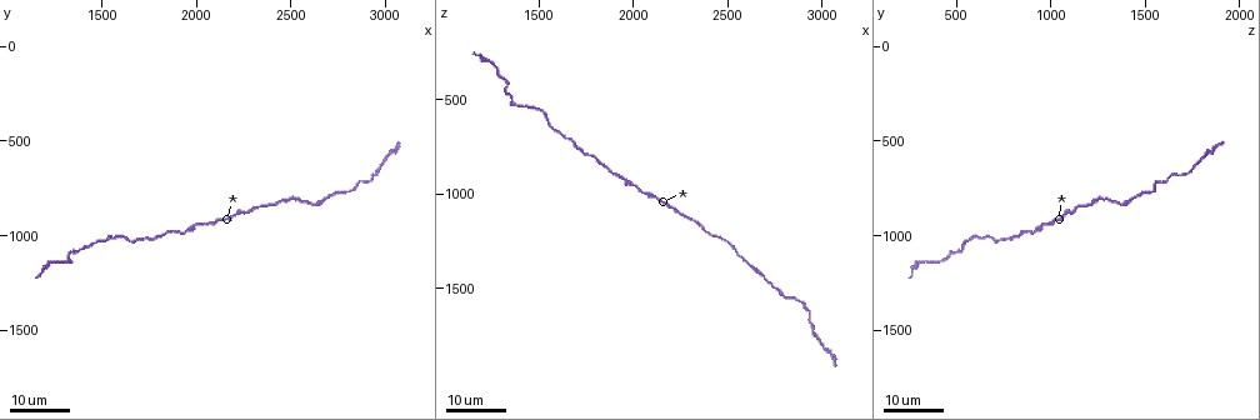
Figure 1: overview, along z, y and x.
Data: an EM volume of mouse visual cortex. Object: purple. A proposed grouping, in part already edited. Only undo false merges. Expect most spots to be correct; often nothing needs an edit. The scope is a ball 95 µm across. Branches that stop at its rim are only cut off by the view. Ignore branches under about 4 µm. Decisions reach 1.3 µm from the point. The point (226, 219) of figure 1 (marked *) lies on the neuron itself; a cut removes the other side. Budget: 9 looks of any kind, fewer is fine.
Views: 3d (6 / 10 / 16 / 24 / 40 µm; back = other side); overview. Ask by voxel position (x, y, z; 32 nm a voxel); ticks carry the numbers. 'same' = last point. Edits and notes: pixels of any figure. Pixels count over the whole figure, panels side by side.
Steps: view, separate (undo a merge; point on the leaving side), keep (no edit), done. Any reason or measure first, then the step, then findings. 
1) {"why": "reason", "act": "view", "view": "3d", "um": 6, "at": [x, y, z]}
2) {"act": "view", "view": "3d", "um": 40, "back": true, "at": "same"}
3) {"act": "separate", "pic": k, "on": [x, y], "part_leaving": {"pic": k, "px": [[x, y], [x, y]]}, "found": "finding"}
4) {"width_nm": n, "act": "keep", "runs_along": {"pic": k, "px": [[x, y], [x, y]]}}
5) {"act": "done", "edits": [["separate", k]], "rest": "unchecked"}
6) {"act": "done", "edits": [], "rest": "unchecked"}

{"why": "thick turns thin", "act": "view", "view": "3d", "um": 16, "at": [2060, 930, 1000]}

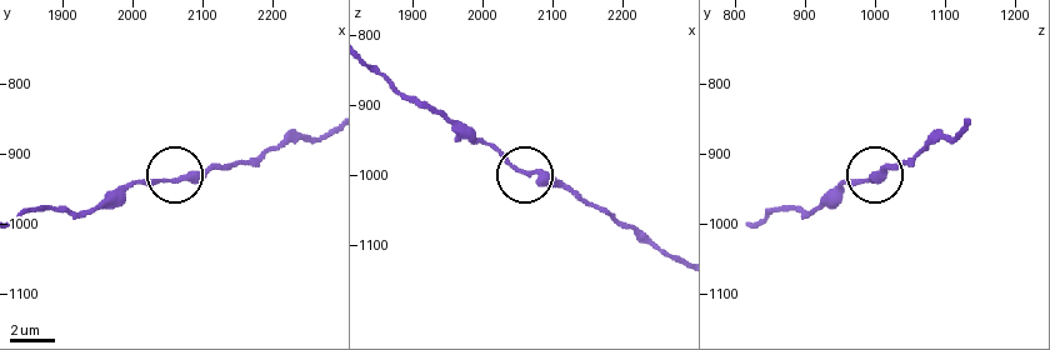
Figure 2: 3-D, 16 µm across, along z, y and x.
{"act": "view", "view": "3d", "um": 10, "at": [2055, 935, 995]}

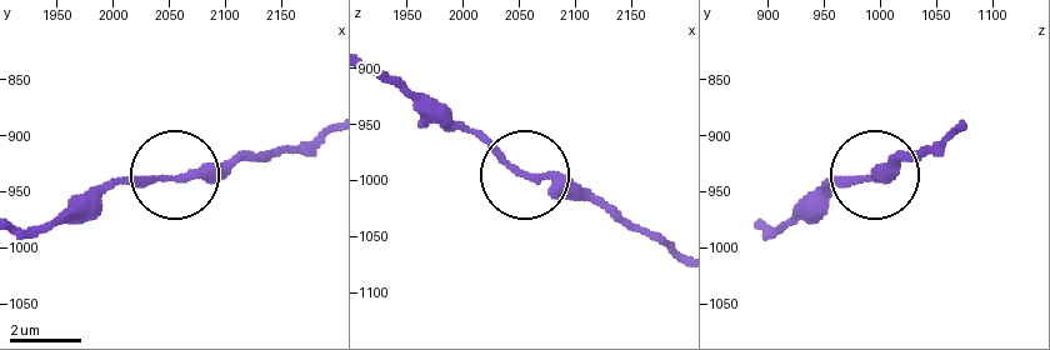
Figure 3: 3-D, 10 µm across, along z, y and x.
{"act": "keep", "runs_along": {"pic": 3, "px": [[286, 149], [183, 175], [129, 175], [105, 190]]}, "found": "continuous, no second neuron"}

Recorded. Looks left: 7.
{"why": "calibre changes", "act": "view", "view": "3d", "um": 24, "at": [1680, 1030, 730]}

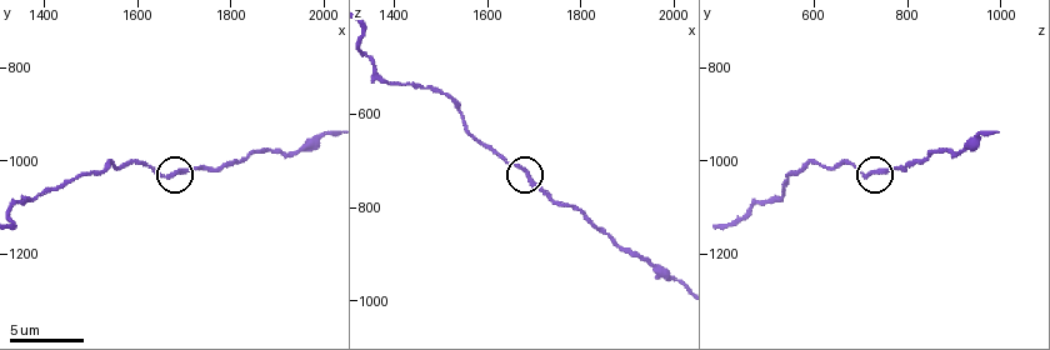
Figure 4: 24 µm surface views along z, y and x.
{"act": "view", "view": "3d", "um": 10, "at": [1670, 1030, 720]}

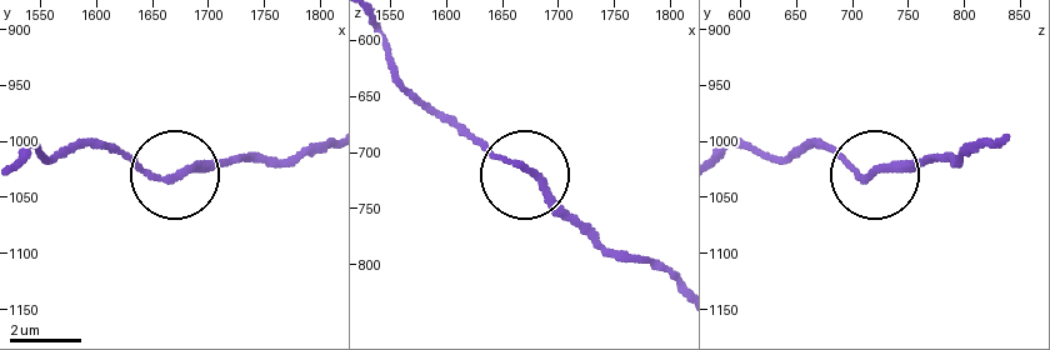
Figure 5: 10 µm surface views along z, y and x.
{"width_nm": 180, "act": "keep", "runs_along": {"pic": 5, "px": [[993, 138], [958, 159], [904, 159], [865, 176], [818, 150]]}, "found": "continuous, no second neuron"}

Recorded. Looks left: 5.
{"why": "sudden change in width", "act": "view", "view": "3d", "um": 10, "at": [1955, 980, 920]}

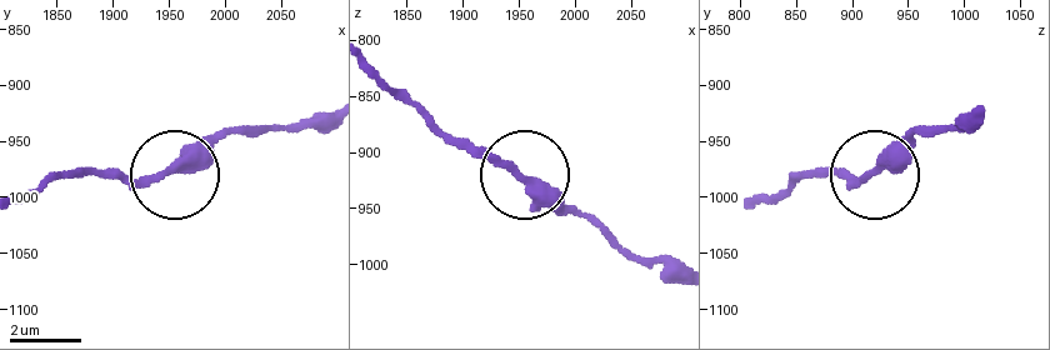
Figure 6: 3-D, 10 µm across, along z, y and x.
{"act": "keep", "runs_along": {"pic": 6, "px": [[671, 275], [635, 260], [528, 180], [450, 144]]}, "found": "all the same neuron"}

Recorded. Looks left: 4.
{"why": "thin neck", "act": "view", "view": "3d", "um": 16, "at": [2880, 720, 1560]}

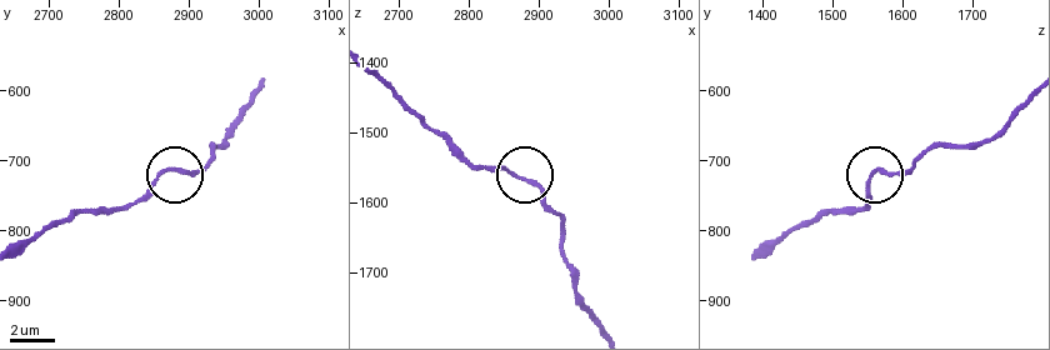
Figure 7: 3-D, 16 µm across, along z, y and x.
{"act": "view", "view": "3d", "um": 10, "at": [2865, 715, 1565]}

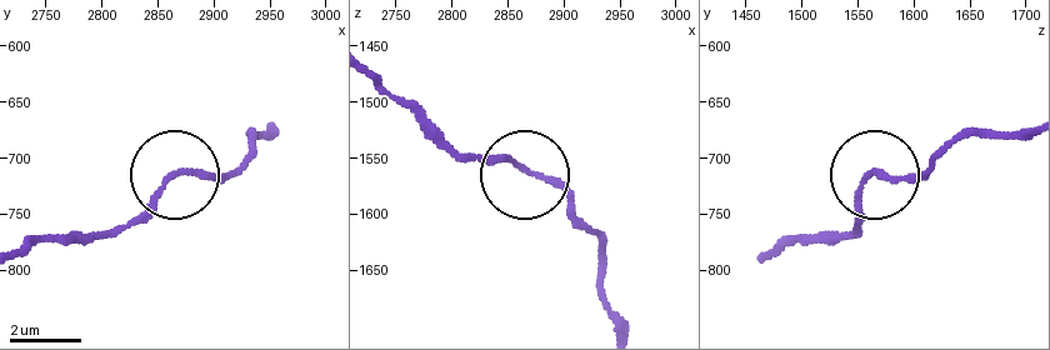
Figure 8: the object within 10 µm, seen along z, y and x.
{"act": "keep", "runs_along": {"pic": 8, "px": [[764, 258], [850, 234], [853, 198], [871, 171], [921, 171]]}, "found": "continuous, no second neuron"}

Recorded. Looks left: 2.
{"act": "done", "edits": [], "rest": "unchecked"}

